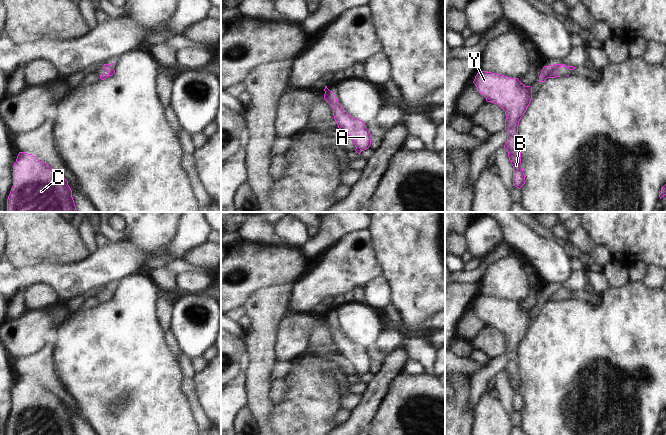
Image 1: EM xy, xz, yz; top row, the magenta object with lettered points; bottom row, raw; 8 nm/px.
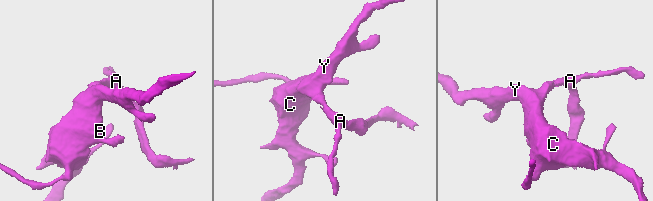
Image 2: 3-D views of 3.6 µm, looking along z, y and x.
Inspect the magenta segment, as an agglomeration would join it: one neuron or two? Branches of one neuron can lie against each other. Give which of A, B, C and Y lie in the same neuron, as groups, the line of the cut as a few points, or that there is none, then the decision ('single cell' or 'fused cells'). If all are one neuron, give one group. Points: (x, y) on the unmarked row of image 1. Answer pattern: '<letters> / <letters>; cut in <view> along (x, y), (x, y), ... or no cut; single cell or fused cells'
A B C Y; no cut; single cell

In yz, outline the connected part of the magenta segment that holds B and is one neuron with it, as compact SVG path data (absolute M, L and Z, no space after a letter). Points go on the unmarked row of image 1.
M480 295L473 307L487 326L497 328L505 335L507 365L504 372L513 390L513 410L521 412L526 404L521 388L518 349L532 324L532 311L525 310L518 302Z

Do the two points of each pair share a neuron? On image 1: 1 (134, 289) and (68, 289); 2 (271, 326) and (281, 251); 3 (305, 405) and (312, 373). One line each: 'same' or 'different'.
1: different
2: different
3: same

